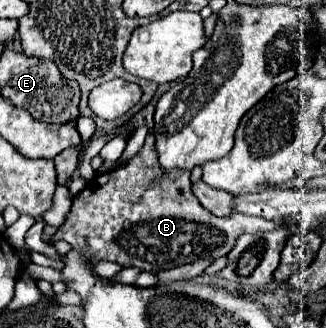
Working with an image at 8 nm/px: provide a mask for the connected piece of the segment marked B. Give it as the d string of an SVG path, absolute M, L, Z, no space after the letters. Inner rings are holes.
M148 135L142 151L134 159L86 183L74 197L66 221L50 239L92 251L92 255L100 255L100 259L114 261L122 267L162 271L196 259L224 257L242 233L272 231L278 225L242 213L224 219L206 211L192 193L188 171L158 171L154 139Z

